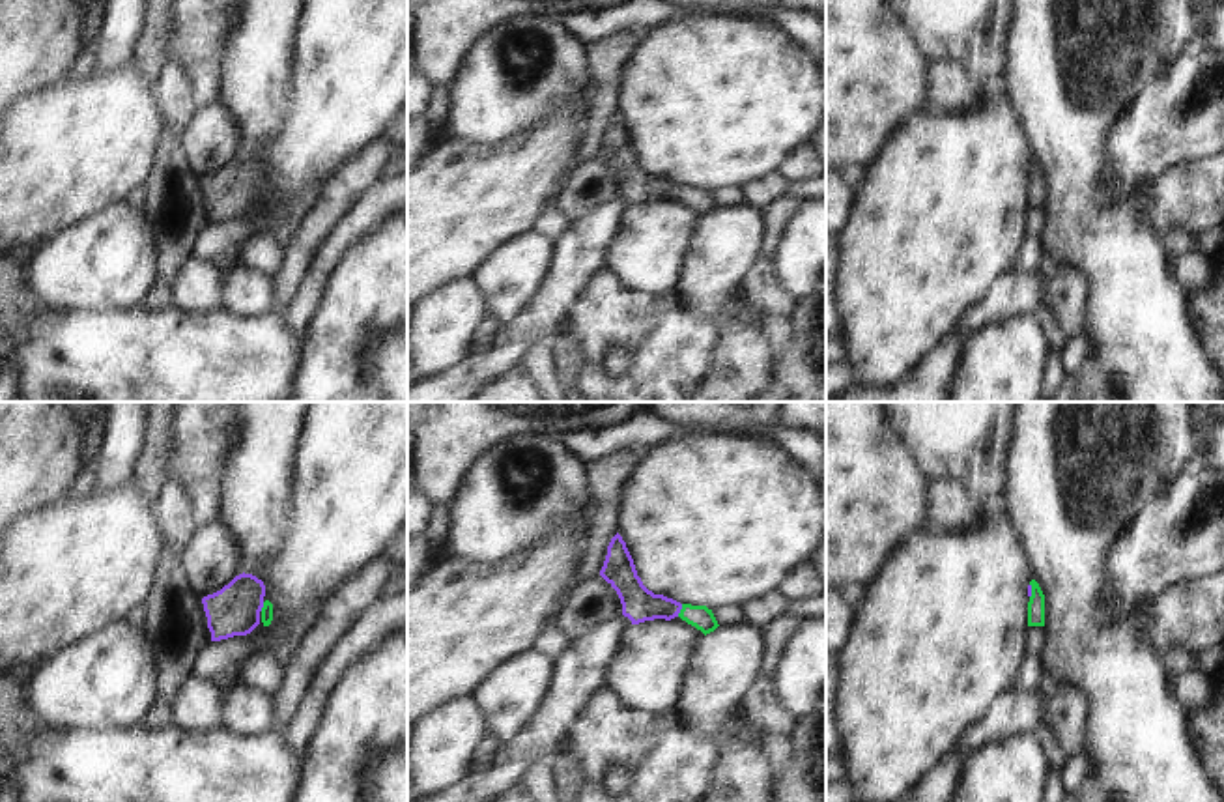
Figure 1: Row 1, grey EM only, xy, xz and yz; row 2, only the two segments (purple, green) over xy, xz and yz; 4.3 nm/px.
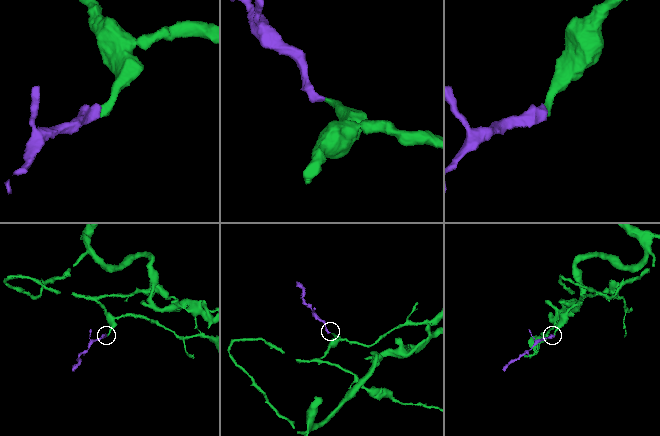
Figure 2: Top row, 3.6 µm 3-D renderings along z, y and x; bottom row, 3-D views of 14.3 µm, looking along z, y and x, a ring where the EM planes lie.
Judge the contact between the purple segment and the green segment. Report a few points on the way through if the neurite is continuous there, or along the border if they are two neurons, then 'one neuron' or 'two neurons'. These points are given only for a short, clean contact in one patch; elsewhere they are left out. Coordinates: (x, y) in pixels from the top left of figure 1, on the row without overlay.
across xz (640, 186), (681, 189), (701, 199) | one neuron

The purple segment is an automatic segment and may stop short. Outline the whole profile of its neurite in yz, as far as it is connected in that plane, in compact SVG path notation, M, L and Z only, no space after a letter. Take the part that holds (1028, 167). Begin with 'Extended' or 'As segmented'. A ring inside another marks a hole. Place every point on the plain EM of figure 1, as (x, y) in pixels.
Extended. M1035 161L1028 166L1028 208L1045 208L1045 176Z

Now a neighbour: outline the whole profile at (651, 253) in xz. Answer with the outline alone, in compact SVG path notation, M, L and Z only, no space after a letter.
M680 198L632 206L609 265L635 292L678 292L705 215Z

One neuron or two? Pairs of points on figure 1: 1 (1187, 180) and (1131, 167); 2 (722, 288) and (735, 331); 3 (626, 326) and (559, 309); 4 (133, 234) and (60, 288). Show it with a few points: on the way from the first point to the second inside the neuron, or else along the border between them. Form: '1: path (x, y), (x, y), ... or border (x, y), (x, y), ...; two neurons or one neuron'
1: border (1202, 157), (1172, 163), (1148, 178), (1133, 195); two neurons
2: border (729, 318), (722, 322); two neurons
3: border (595, 275), (561, 331); two neurons
4: path (114, 253), (103, 264), (79, 272); one neuron

